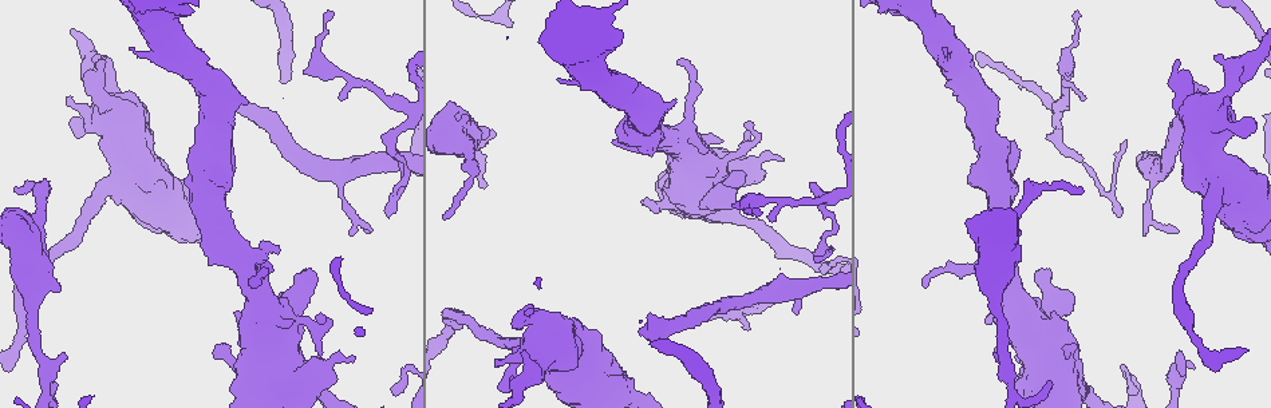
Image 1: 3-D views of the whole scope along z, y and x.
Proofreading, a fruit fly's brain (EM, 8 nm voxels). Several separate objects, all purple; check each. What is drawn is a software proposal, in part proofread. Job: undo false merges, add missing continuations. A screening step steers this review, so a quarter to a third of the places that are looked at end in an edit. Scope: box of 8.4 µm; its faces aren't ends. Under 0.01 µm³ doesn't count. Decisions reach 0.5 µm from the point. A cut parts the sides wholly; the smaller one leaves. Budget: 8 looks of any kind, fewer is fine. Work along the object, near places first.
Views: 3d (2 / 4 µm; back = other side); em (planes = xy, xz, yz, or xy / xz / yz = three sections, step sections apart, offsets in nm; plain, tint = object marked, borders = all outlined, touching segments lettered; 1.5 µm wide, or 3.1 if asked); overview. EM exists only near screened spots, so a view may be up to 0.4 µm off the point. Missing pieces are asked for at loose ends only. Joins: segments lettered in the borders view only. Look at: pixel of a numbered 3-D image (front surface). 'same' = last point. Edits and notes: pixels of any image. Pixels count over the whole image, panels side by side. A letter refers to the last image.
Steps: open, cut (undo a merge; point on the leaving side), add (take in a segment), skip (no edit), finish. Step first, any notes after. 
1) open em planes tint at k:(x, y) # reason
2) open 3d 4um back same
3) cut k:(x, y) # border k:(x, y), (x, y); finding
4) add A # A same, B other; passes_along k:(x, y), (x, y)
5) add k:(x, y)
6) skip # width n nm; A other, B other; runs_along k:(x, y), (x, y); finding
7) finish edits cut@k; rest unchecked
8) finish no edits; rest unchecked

open em planes borders at 1:(1119, 214) # an open end

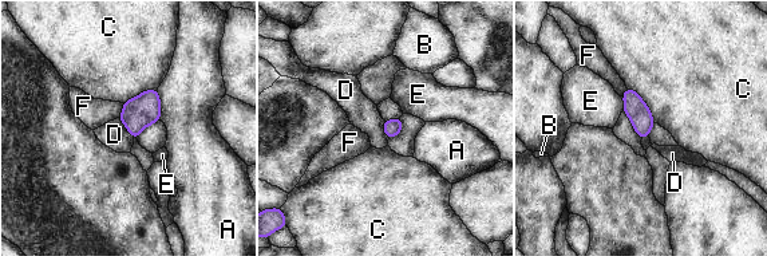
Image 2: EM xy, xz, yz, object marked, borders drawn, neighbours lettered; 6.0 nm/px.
skip # width 100 nm; A other, B other, C other, D other, E other, F other; border 2:(118, 118), (133, 138); no lettered segment goes on from it

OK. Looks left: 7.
open 3d 2um at 1:(1226, 98) # branch stops here

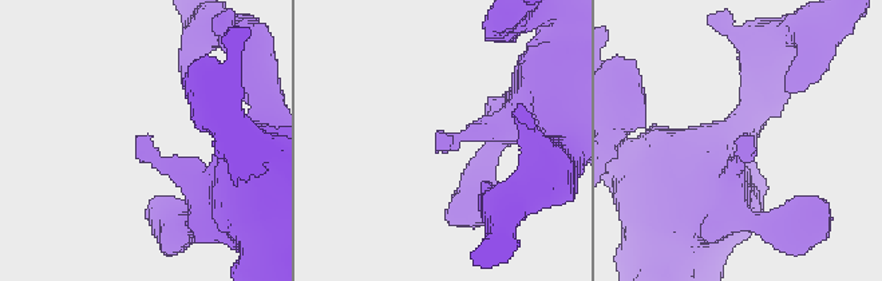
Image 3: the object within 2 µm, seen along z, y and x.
open em planes borders at 3:(437, 148) # shape alone is not enough

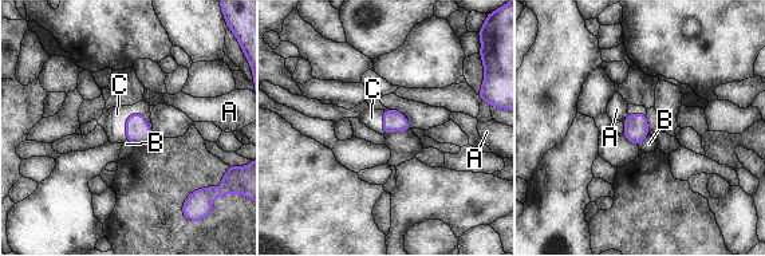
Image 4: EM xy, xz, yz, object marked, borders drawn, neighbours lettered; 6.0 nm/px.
add C # A other, B other, C same; passes_along 4:(137, 132), (126, 123), (114, 121); the cell continues

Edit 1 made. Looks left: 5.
open overview

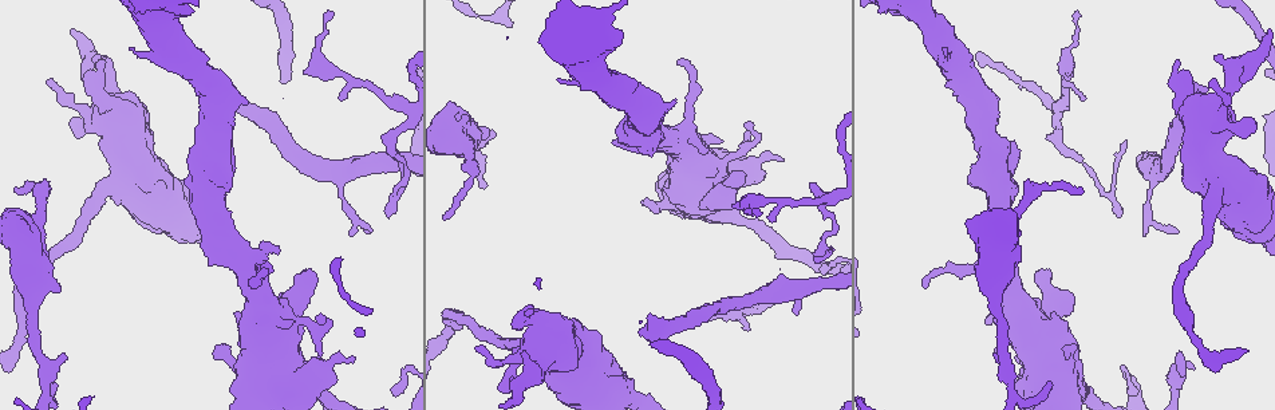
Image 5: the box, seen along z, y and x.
open 3d 4um at 5:(925, 285) # free end

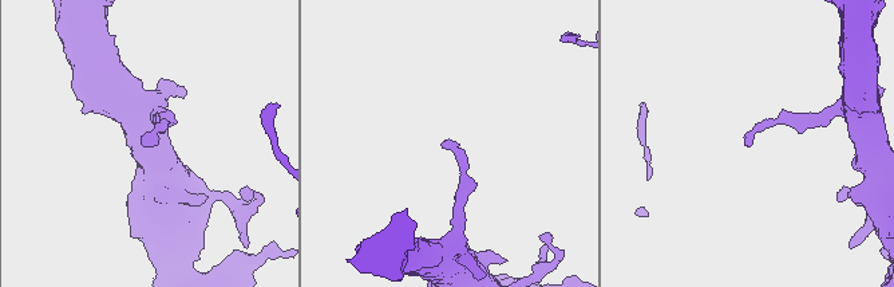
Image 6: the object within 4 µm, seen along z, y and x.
open em planes borders at 6:(142, 145) # shape alone is not enough

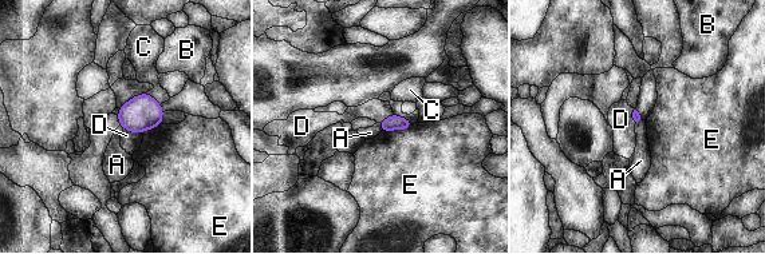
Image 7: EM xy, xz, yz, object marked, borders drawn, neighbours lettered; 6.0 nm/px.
skip # A other, B other, C other, D other, E other; border 7:(642, 119), (635, 126); none of them fits

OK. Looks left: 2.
finish edits add@4; rest unchecked

